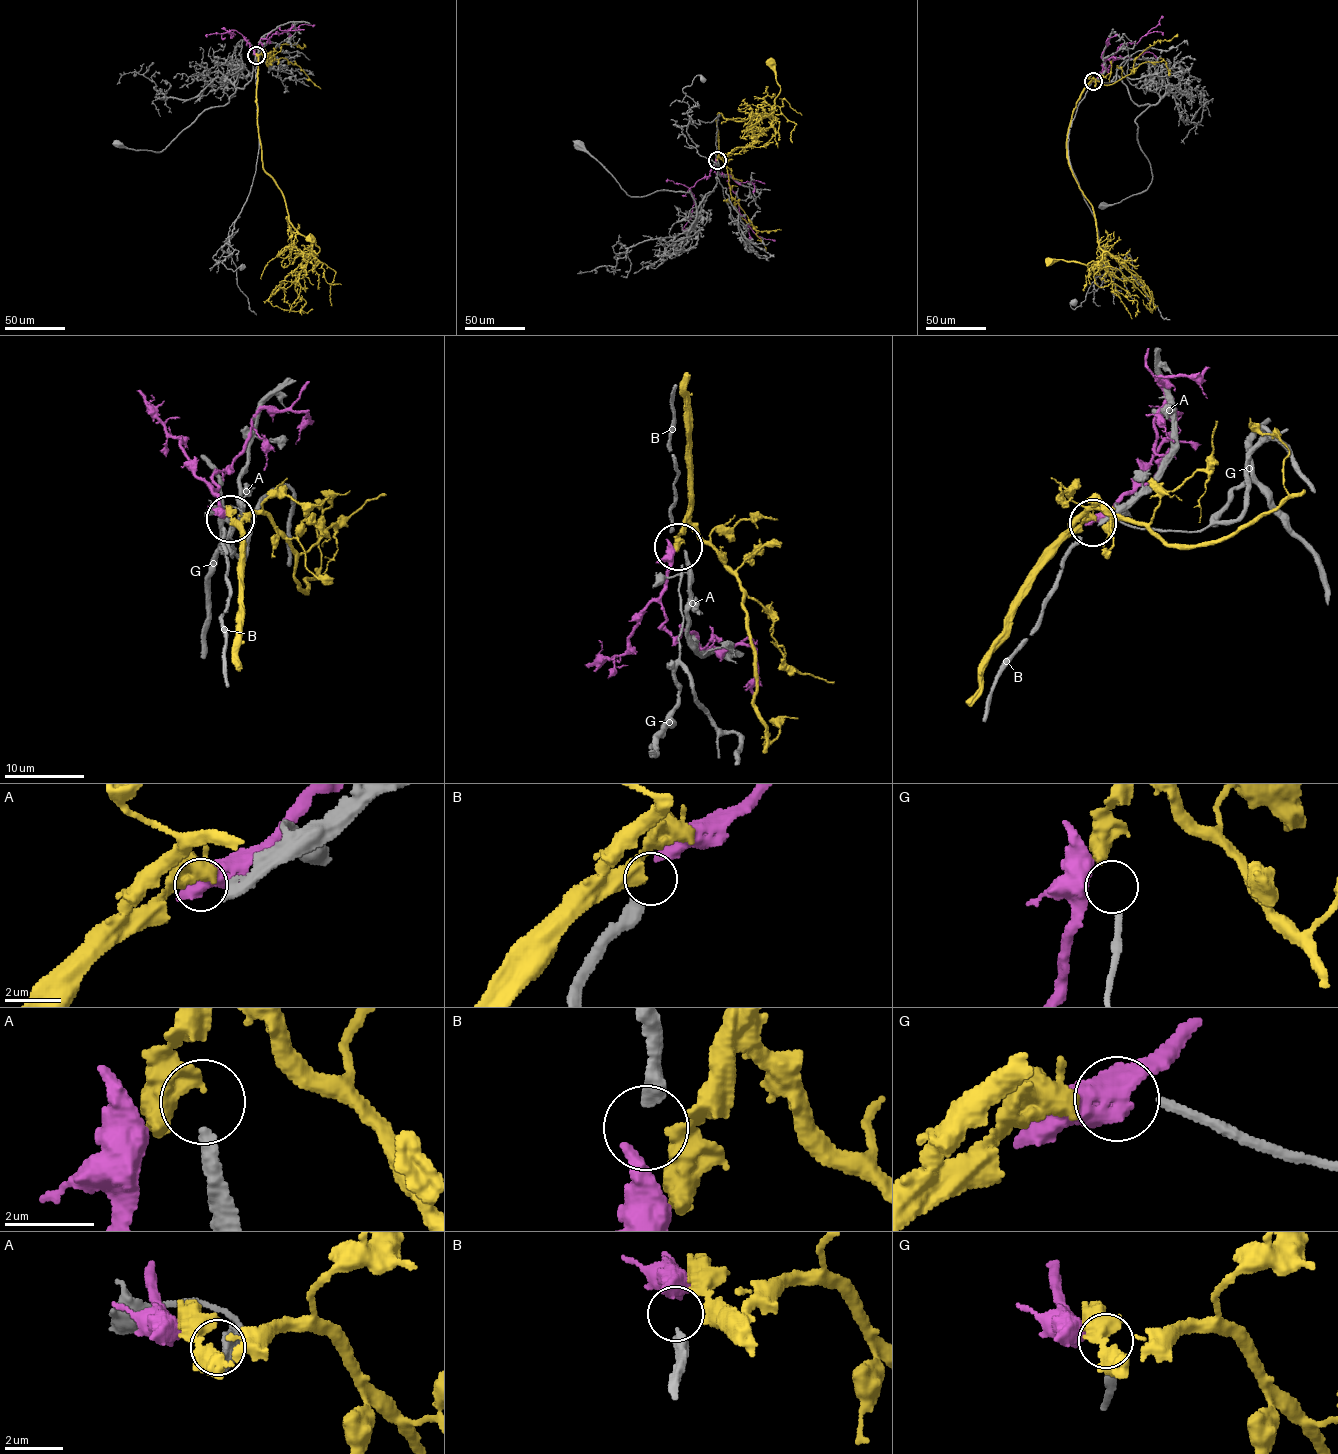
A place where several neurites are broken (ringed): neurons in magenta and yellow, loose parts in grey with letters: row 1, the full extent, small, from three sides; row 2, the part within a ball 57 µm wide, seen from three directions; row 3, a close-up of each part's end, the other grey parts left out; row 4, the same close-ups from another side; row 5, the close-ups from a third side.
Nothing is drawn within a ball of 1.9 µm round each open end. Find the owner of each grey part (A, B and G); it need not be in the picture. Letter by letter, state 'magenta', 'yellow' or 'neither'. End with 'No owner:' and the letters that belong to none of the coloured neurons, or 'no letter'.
A: yellow
B: magenta
G: neither
No owner: G

